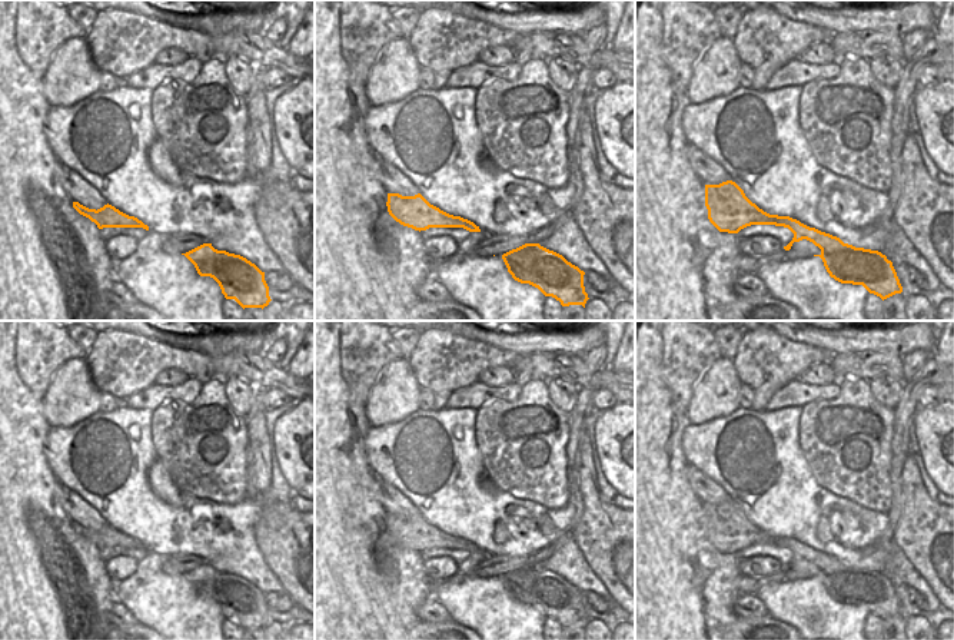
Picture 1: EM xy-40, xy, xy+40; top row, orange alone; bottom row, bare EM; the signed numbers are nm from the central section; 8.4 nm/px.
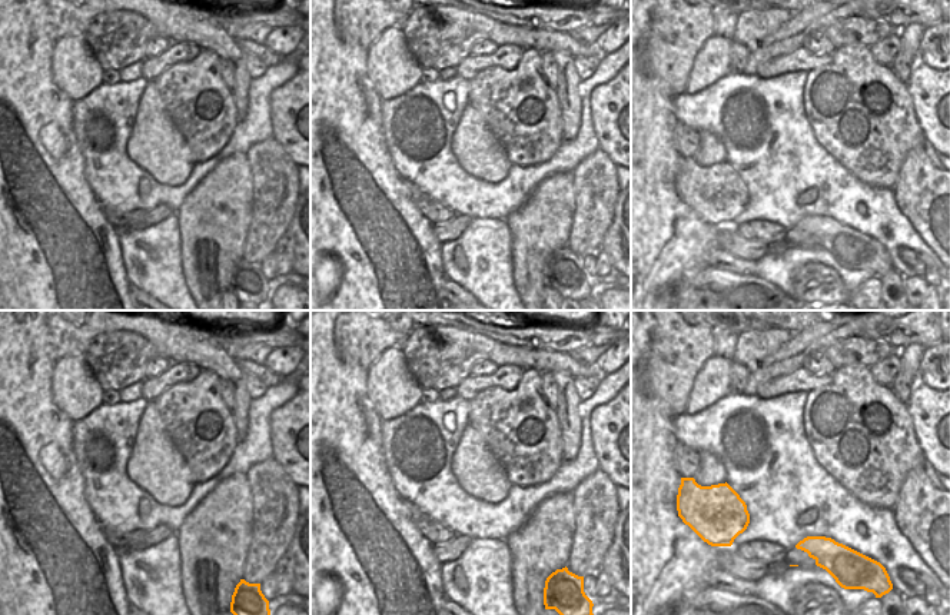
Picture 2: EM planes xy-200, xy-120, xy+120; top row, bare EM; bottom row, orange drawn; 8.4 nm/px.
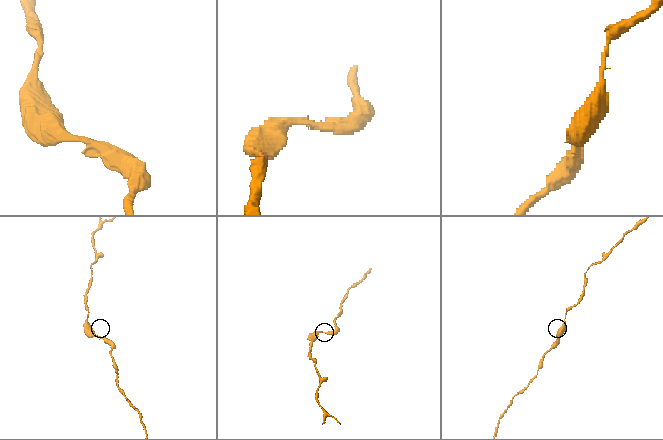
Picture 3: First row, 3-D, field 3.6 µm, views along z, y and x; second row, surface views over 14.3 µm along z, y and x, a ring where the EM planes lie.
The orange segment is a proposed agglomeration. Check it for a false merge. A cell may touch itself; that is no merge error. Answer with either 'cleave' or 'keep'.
keep

